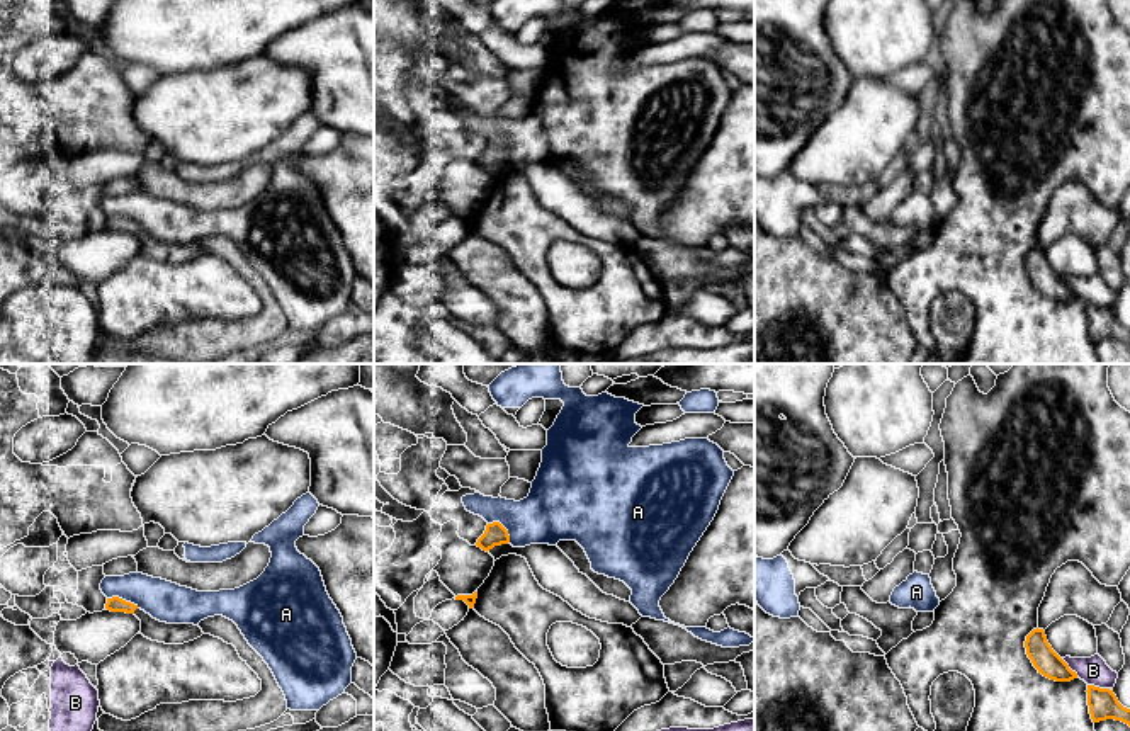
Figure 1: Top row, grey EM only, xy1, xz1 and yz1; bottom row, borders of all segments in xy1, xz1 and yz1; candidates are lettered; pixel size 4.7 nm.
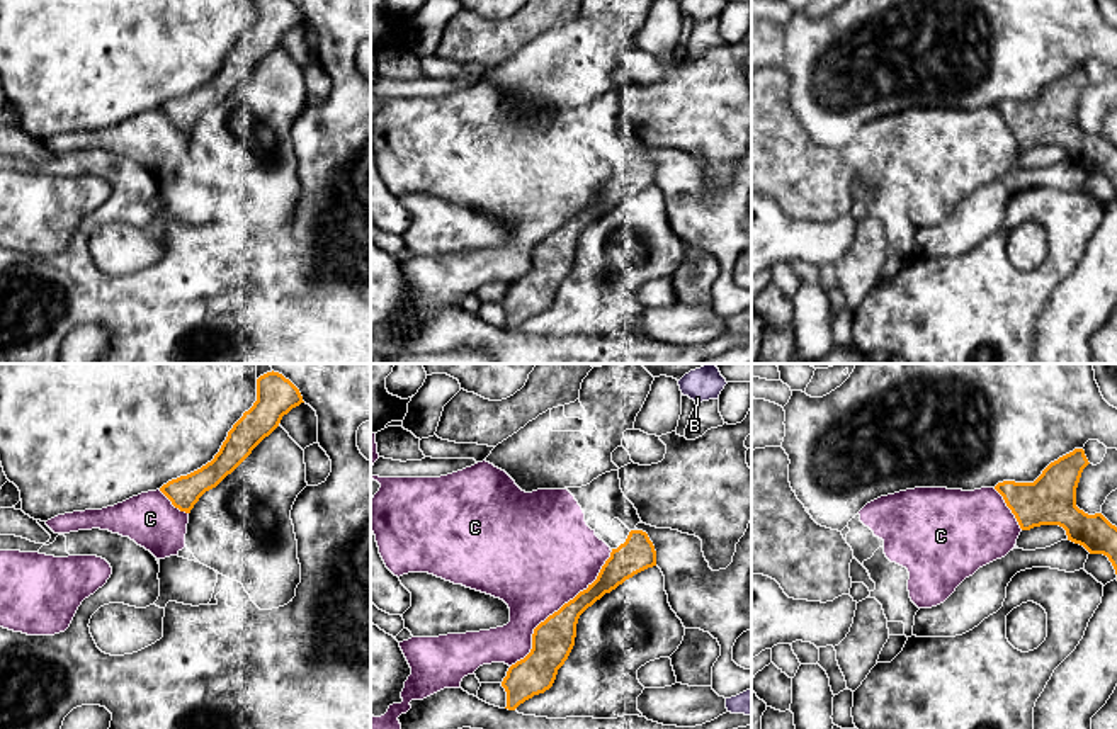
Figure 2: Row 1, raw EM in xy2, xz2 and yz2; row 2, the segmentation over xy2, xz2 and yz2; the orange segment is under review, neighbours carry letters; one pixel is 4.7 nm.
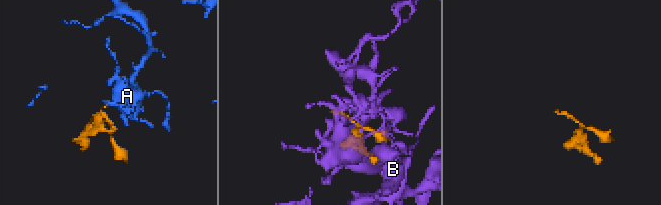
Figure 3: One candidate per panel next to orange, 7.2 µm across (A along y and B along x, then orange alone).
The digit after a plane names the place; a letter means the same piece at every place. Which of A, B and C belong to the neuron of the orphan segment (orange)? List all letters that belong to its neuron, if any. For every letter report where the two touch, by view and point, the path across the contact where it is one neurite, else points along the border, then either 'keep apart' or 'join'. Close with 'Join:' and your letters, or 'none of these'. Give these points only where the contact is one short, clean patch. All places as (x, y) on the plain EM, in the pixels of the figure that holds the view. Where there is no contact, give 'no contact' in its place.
A: xy1 (121, 218) | along xy1 (107, 216), (121, 216), (138, 226) | keep apart
B: yz1 (1098, 306) | keep apart
C: xz2 (560, 228) | keep apart
Join: none of these

